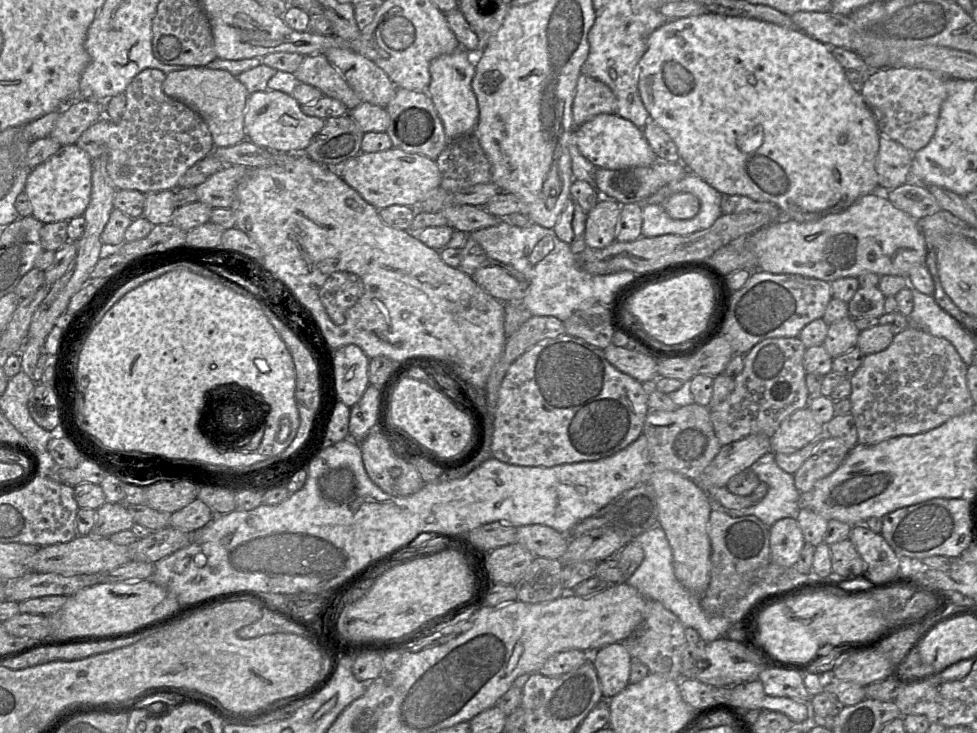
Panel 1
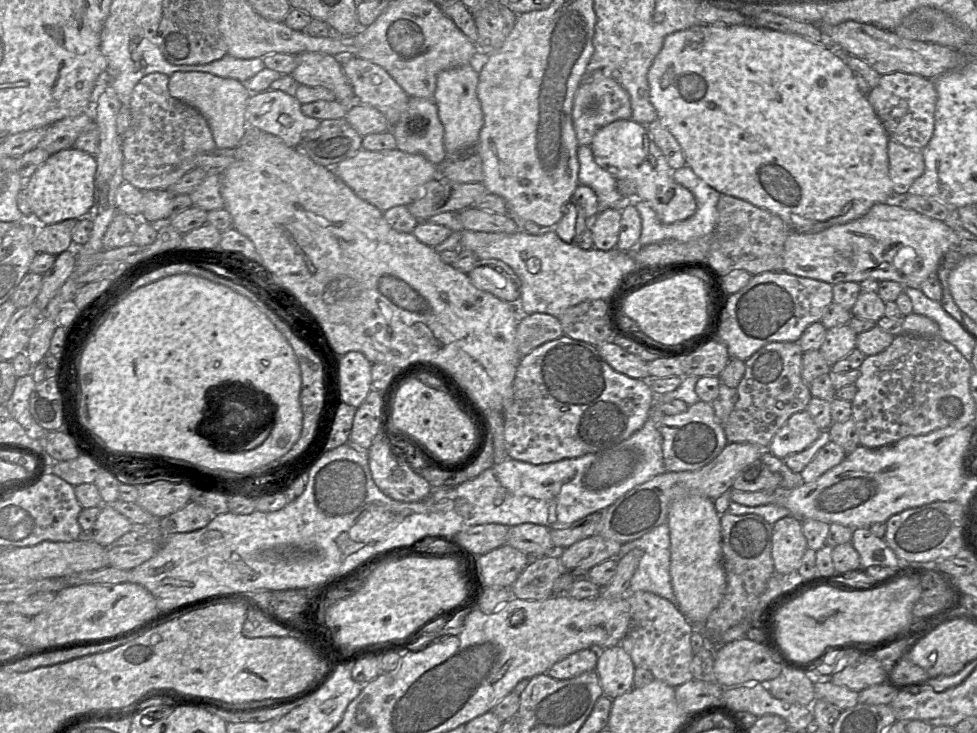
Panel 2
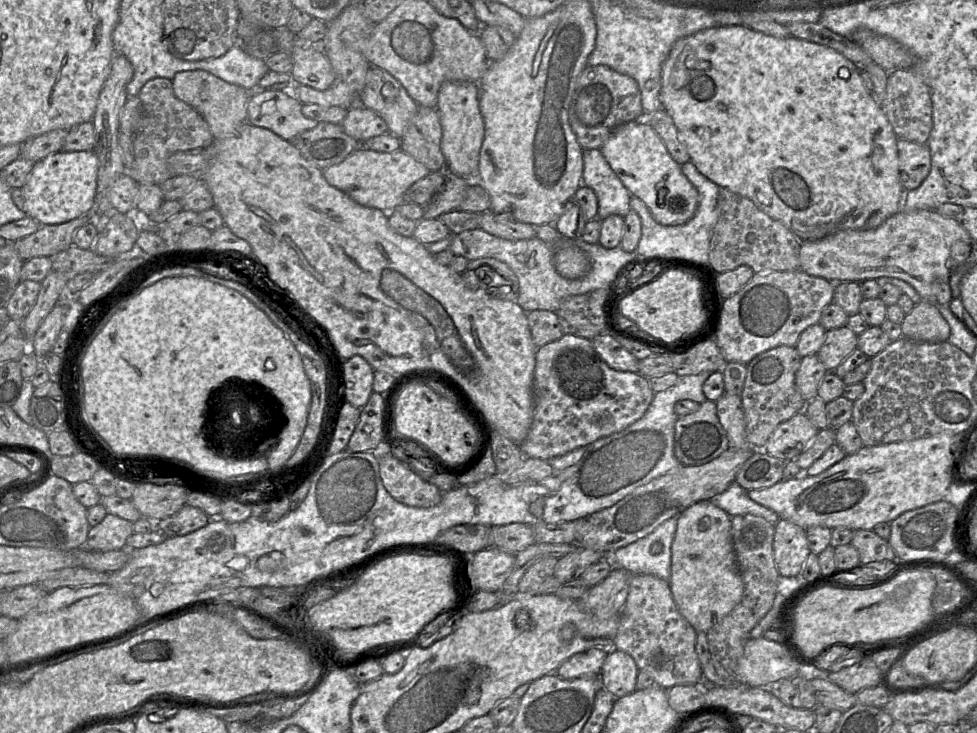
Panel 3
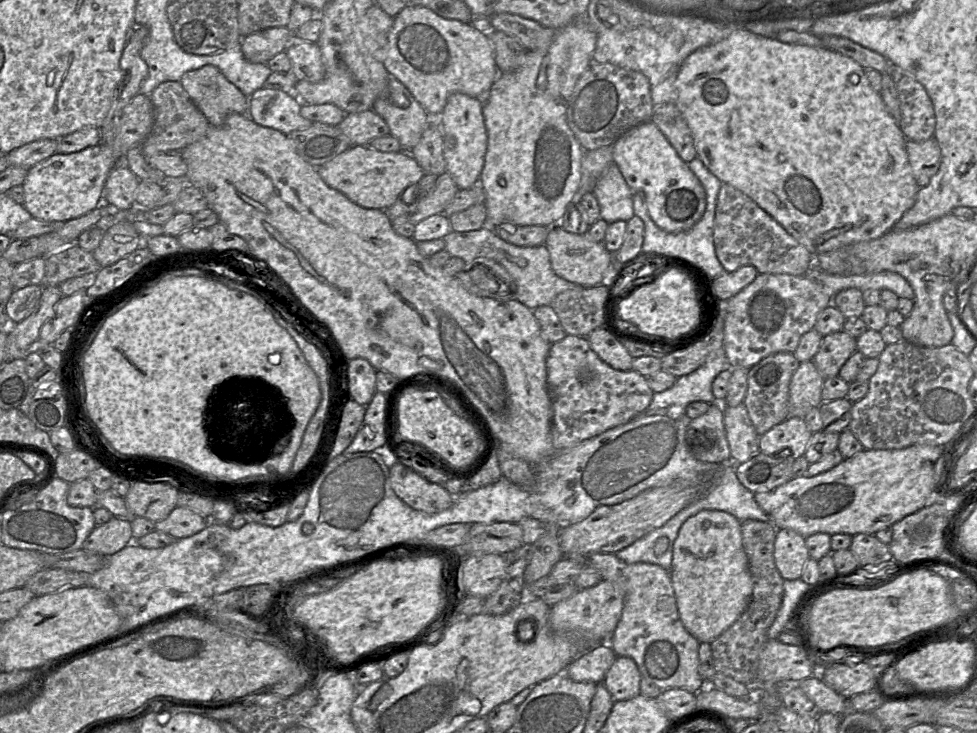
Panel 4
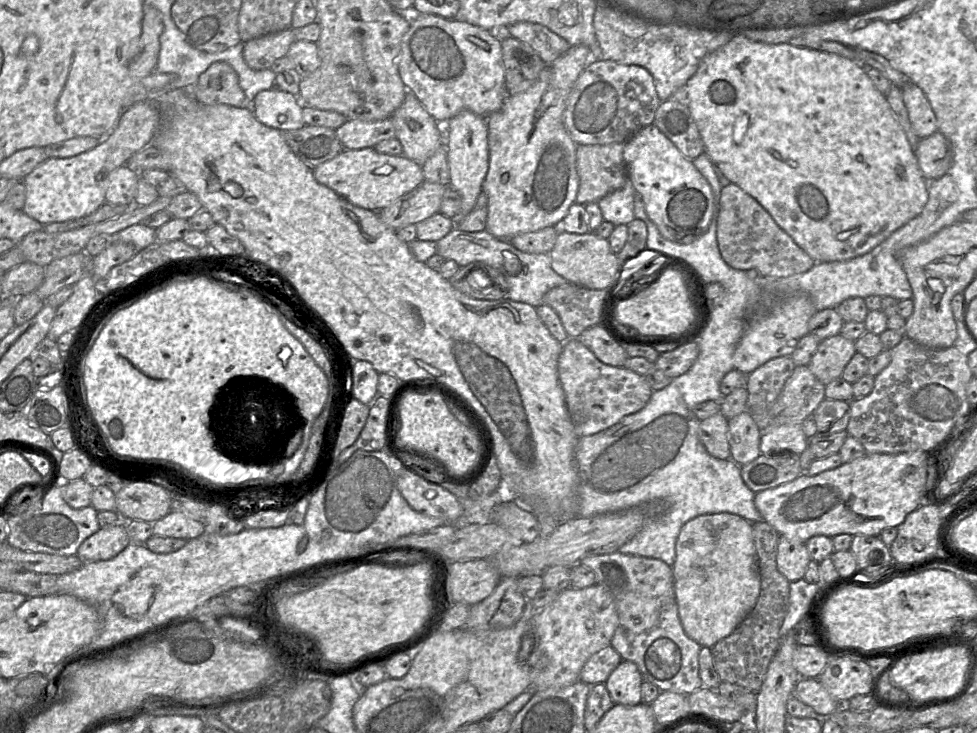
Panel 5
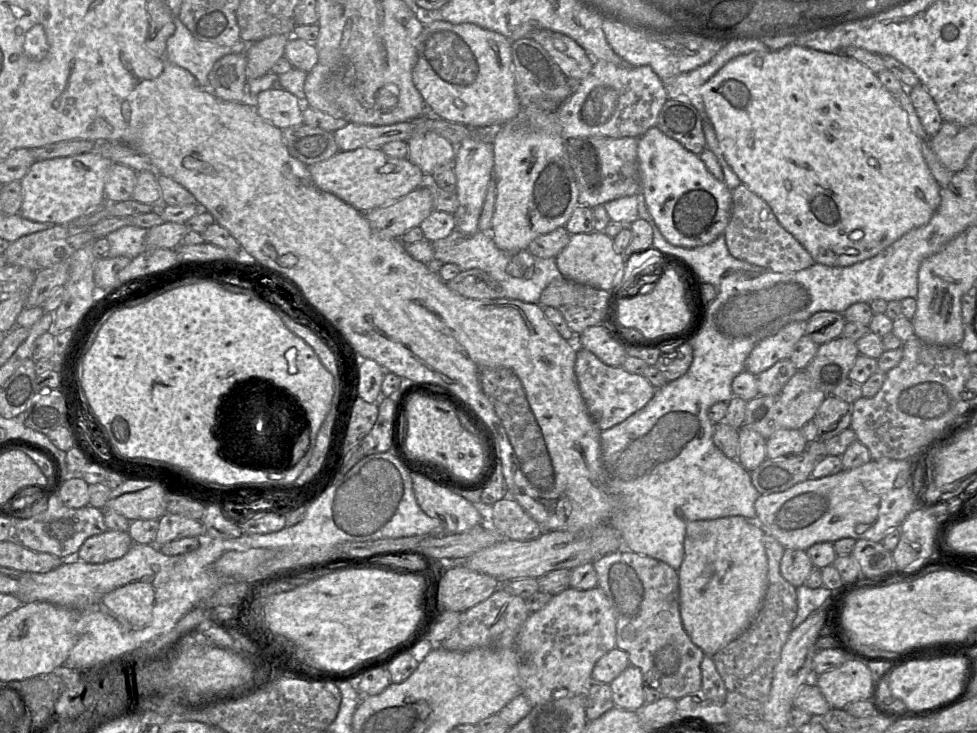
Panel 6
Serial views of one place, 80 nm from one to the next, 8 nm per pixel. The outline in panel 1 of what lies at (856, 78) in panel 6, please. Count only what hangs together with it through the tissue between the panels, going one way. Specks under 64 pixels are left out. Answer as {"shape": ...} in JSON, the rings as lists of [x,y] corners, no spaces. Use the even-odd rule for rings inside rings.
{"shape":[[[715,13],[679,18],[662,25],[649,35],[647,50],[638,63],[638,74],[639,94],[650,120],[661,126],[672,138],[680,161],[722,195],[743,195],[755,201],[772,202],[781,209],[782,219],[808,222],[843,212],[879,186],[876,159],[881,133],[873,113],[861,94],[849,83],[845,69],[834,58],[830,47],[812,39],[798,28],[784,28],[756,19]]]}

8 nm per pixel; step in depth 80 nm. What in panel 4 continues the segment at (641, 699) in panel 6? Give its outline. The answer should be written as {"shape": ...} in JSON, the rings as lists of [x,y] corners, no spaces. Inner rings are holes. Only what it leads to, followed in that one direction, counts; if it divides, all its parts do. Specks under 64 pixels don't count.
{"shape":[[[617,656],[602,683],[615,702],[629,700],[640,695],[641,679],[642,675],[633,659]]]}

